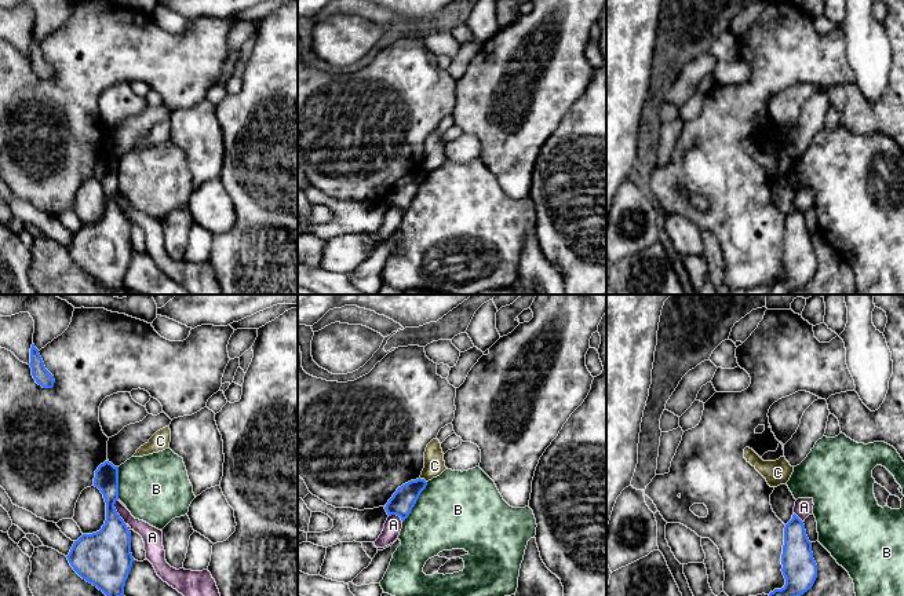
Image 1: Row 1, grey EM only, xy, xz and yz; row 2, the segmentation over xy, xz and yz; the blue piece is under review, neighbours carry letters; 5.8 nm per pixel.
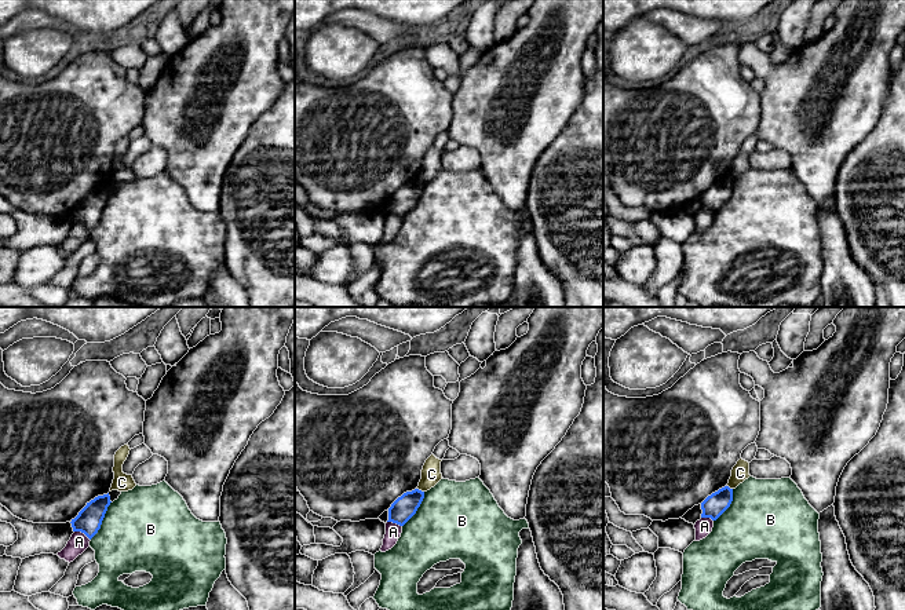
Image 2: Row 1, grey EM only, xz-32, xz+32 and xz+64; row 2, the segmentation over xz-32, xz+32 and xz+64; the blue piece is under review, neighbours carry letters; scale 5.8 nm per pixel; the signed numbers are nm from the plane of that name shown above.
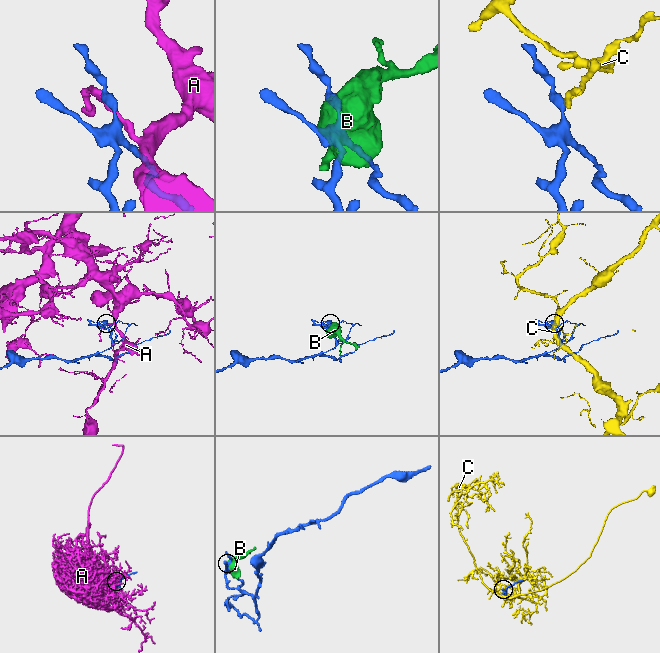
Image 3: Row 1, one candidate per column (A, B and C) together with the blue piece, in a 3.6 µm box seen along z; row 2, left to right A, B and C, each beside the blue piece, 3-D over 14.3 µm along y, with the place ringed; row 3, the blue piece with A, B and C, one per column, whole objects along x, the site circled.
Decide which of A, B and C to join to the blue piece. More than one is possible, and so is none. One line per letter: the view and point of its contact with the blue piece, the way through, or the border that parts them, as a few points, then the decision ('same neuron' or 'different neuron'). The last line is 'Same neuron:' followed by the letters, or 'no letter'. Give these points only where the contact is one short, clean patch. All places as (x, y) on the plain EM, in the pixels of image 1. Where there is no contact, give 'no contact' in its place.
A: contact xy (116, 204); different neuron
B: contact xz (415, 194); different neuron
C: contact xz (423, 171); border xz (419, 169), (426, 174); different neuron
Same neuron: no letter

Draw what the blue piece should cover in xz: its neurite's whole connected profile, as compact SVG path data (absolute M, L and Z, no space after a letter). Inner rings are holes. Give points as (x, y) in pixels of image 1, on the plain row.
M419 169L398 179L384 198L387 206L397 206L404 213L409 208L412 200L415 198L420 184L426 180L426 178L427 173Z

